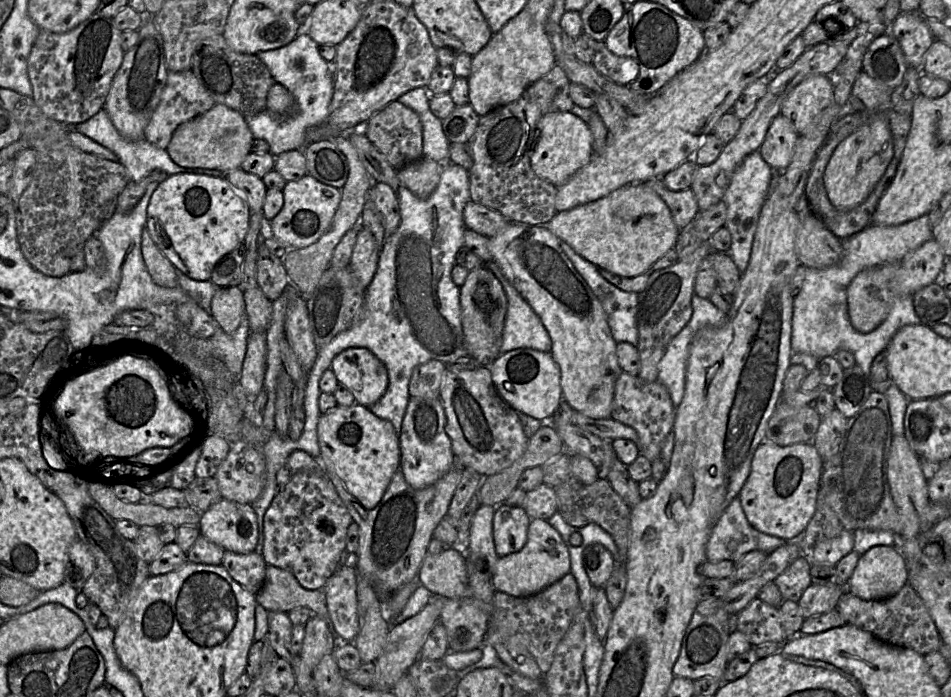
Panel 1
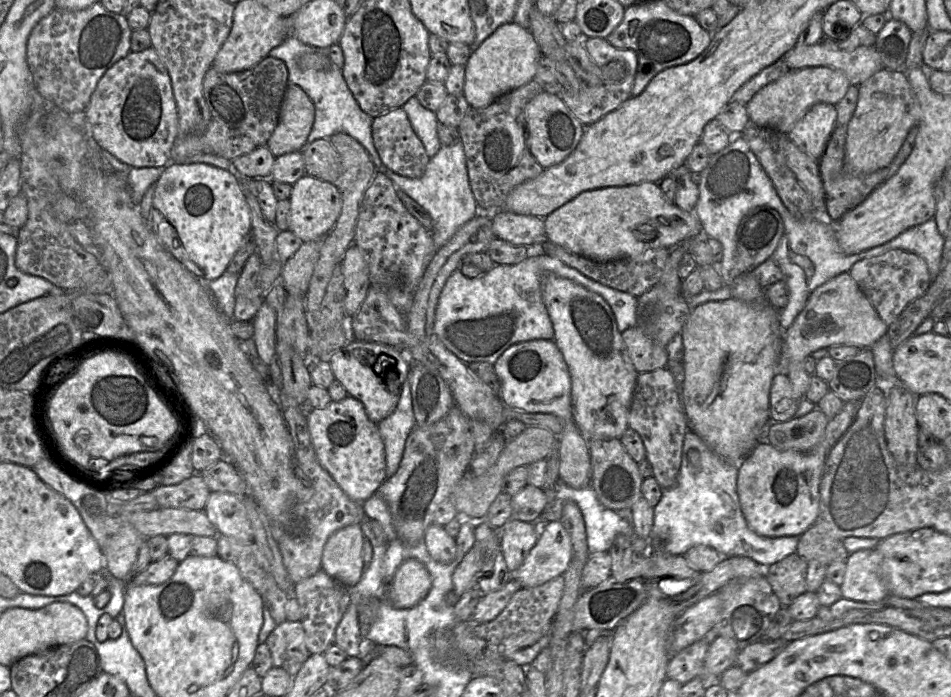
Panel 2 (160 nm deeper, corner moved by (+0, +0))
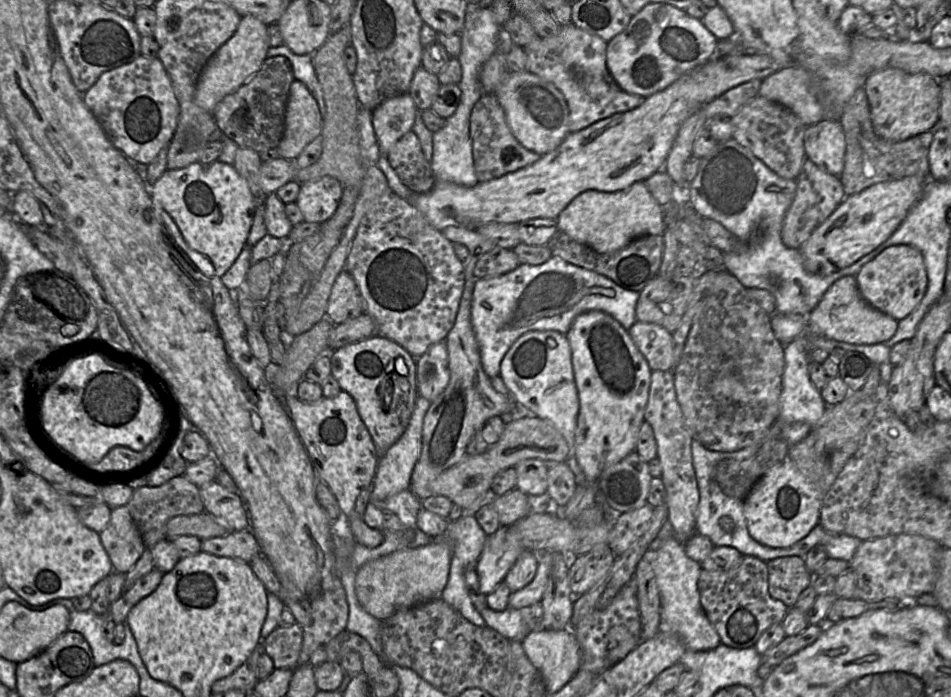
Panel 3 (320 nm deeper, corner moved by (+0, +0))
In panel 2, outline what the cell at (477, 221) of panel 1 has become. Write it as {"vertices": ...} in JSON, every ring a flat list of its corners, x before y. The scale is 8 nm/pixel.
{"vertices":[[501,211,491,220,495,236,511,244,540,247,547,241,544,218]]}

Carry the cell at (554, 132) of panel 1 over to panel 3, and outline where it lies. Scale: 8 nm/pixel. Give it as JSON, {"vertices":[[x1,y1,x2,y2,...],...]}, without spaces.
{"vertices":[[510,71,495,96,504,110,507,124,514,137,523,147,540,156,555,150,570,133,569,109,563,94,553,84,535,74,528,71]]}

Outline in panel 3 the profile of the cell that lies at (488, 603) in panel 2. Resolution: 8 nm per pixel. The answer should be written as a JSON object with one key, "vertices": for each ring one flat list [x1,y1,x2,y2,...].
{"vertices":[[537,553,538,567,535,577,524,588,516,592,511,592,507,608,519,609,541,602,552,565,551,553]]}

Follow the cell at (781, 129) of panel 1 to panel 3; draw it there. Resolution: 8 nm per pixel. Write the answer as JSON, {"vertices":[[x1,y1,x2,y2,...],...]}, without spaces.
{"vertices":[[807,158,802,164,796,181,795,196,785,214,781,231,782,242,789,248,800,248,846,197,840,178,822,170]]}

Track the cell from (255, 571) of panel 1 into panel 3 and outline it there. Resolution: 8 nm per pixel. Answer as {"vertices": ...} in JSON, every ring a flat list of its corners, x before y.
{"vertices":[[250,529,202,540,201,551,217,557,240,559,249,565,254,556,261,554,258,542]]}

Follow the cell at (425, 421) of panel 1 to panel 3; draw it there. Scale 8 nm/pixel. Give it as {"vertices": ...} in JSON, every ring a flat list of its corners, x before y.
{"vertices":[[446,342,433,344,416,359,418,395,432,402,445,390,450,380]]}

